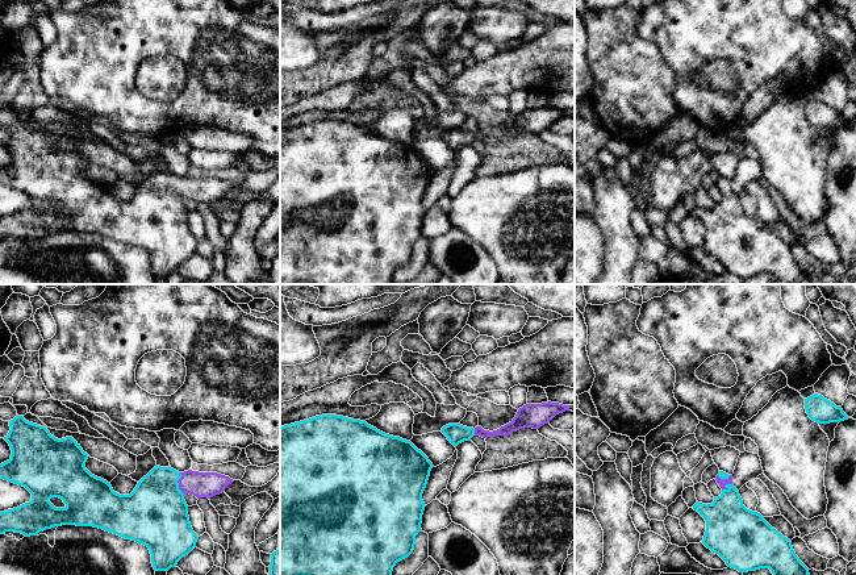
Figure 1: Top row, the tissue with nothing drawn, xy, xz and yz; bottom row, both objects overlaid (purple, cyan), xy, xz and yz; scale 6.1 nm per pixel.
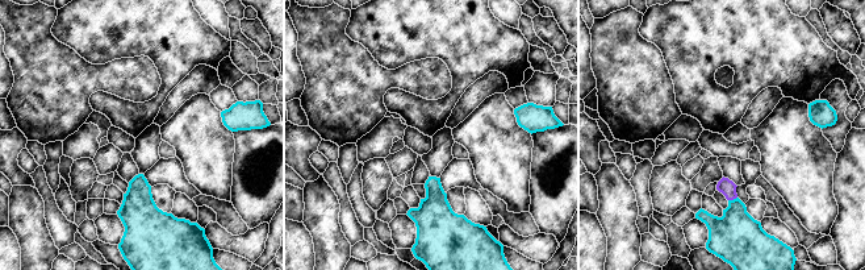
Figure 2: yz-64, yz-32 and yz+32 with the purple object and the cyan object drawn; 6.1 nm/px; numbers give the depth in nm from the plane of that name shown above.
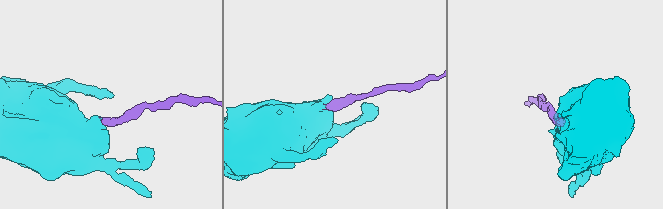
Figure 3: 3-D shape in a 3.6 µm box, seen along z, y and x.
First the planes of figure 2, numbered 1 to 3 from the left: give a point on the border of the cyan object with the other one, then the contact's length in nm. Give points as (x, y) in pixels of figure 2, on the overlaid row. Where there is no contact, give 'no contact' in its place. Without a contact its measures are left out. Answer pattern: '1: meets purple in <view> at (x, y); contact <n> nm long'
1: no contact
2: no contact
3: meets purple in yz+32 at (732, 199); contact 60 nm long

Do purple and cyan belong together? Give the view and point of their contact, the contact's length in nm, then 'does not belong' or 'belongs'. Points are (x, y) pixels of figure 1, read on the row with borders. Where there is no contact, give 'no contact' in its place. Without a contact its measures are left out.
contact xy (178, 482); length 140 nm; belongs

